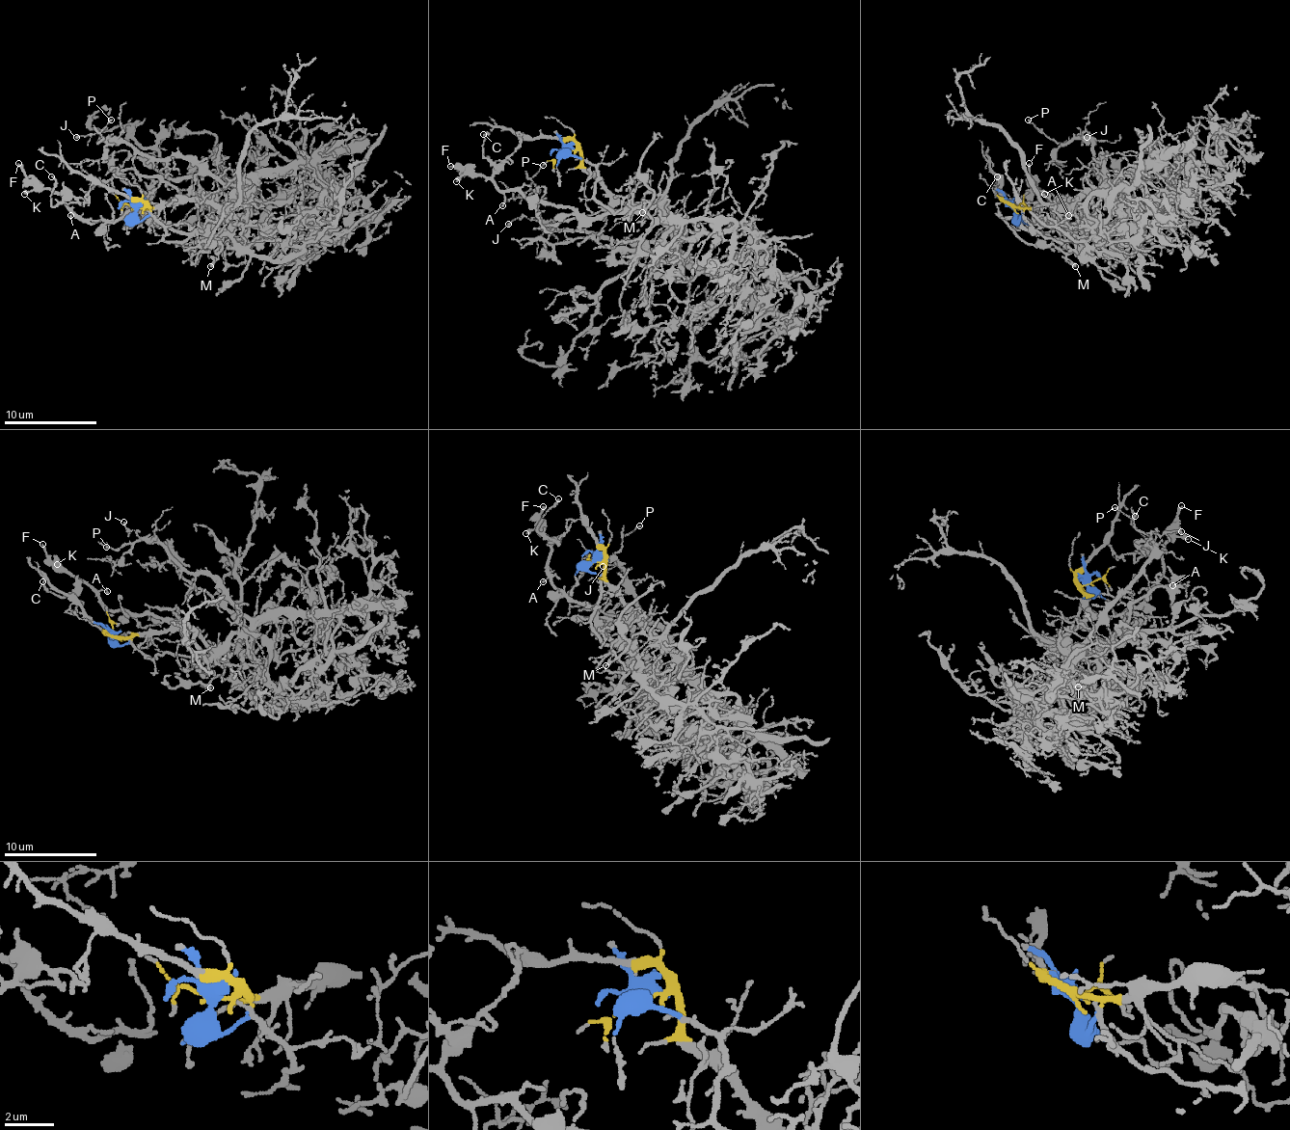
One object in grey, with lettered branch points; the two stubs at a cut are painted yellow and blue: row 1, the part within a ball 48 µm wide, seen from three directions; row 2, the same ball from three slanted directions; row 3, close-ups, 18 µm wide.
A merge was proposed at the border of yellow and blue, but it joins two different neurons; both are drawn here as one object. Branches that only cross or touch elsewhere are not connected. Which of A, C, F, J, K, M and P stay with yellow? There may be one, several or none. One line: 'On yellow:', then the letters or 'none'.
On yellow: J, P

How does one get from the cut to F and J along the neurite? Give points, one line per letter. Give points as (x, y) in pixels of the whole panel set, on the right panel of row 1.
F: (1013, 206), (1018, 221), (1074, 241), (1081, 223), (1069, 211), (1064, 221), (1053, 218), (1030, 163)
J: (1013, 206), (1069, 206), (1102, 188), (1104, 158), (1094, 158), (1092, 142), (1078, 135), (1088, 137)

